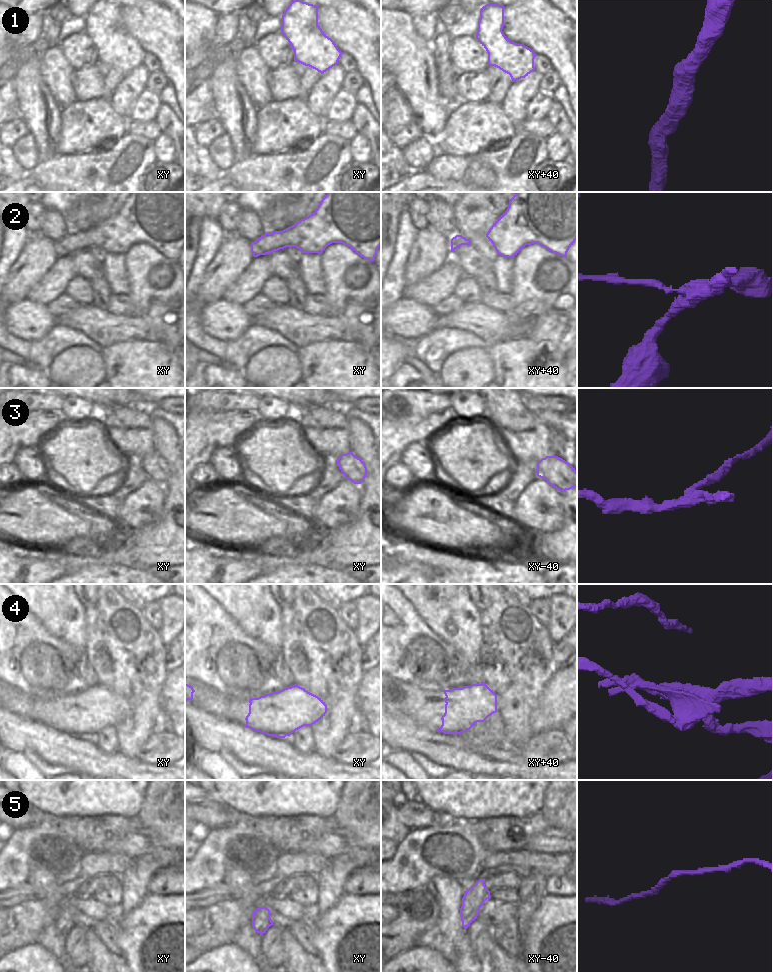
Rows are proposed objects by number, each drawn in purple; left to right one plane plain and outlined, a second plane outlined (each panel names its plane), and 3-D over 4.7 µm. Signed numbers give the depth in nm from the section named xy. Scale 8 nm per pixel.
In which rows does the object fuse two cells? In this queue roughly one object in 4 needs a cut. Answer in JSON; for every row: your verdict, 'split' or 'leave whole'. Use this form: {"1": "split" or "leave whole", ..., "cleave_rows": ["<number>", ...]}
{"1": "leave whole", "2": "leave whole", "3": "split", "4": "split", "5": "leave whole", "cleave_rows": ["3", "4"]}

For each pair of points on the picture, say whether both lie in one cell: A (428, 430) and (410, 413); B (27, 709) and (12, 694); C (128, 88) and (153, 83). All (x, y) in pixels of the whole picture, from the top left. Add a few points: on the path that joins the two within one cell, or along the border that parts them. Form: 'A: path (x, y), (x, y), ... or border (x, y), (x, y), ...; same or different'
A: border (440, 409), (430, 413), (413, 425), (397, 424); different
B: path (23, 705), (16, 698); same
C: border (150, 74), (145, 89); different

